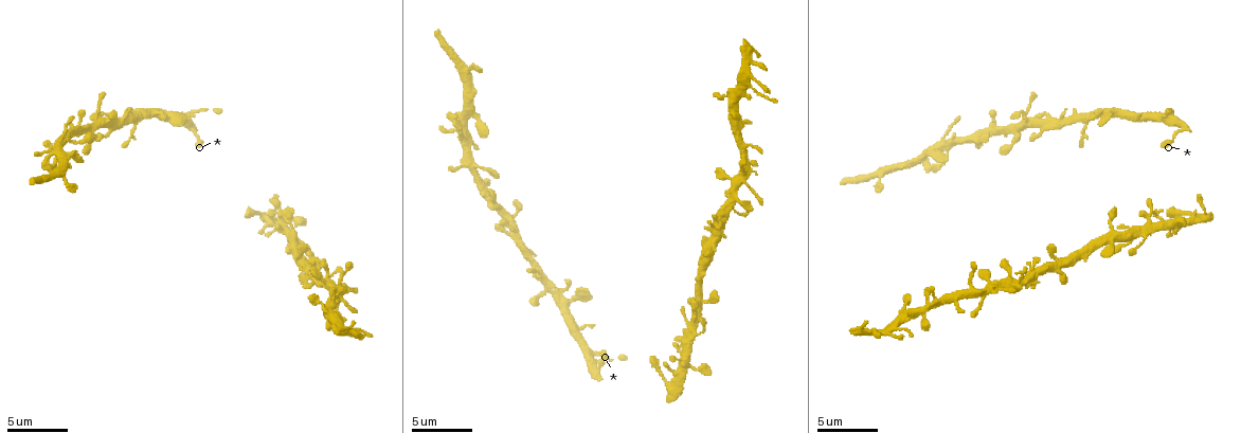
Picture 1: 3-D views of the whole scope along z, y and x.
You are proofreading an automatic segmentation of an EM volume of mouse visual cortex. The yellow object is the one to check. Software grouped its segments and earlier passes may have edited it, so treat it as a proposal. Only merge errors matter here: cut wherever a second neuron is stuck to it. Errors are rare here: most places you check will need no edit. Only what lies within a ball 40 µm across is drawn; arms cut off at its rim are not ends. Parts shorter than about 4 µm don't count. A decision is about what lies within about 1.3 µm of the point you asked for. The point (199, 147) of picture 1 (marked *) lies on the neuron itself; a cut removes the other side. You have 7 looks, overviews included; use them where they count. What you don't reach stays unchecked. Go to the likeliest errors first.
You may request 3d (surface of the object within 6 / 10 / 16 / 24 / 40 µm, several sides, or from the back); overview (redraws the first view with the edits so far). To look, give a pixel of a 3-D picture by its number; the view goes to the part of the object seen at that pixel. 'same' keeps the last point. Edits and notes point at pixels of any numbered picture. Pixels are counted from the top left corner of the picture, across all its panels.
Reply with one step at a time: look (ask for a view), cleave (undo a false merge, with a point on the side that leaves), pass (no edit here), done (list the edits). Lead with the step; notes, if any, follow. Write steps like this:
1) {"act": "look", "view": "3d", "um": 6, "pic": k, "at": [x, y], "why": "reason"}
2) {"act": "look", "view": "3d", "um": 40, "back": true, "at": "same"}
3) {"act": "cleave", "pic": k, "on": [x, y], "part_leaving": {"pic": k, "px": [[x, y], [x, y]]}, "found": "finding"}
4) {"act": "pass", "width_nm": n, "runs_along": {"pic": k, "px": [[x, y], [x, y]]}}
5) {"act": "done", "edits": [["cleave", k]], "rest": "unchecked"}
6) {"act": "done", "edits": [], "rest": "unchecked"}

{"act": "look", "view": "3d", "um": 6, "pic": 1, "at": [306, 266], "why": "calibre changes"}

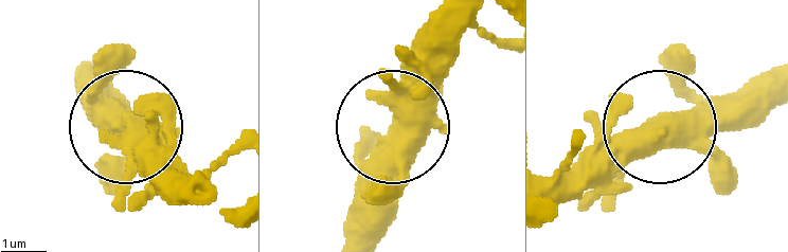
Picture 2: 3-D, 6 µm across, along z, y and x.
{"act": "look", "view": "3d", "um": 6, "back": true, "pic": 2, "at": [135, 129]}

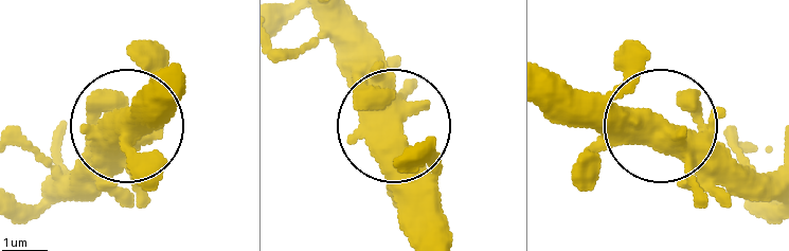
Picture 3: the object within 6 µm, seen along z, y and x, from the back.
{"act": "pass", "found": "continuous, no second neuron"}

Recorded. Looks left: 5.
{"act": "look", "view": "3d", "um": 10, "pic": 1, "at": [737, 174], "why": "a narrow waist"}

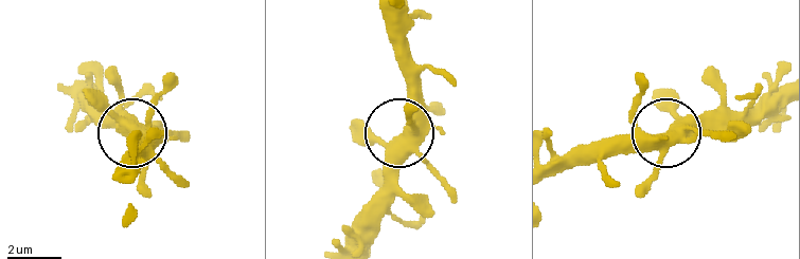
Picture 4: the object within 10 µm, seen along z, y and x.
{"act": "look", "view": "3d", "um": 10, "back": true, "pic": 4, "at": [400, 136]}

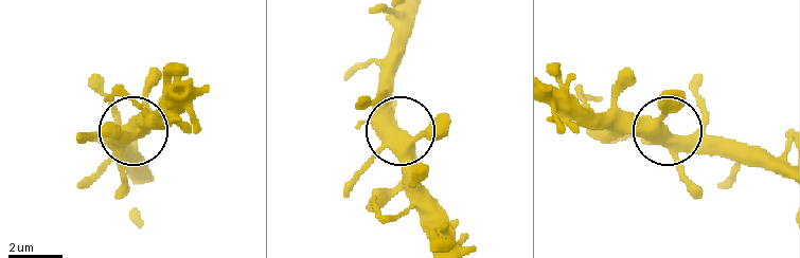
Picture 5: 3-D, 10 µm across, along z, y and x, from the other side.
{"act": "pass", "runs_along": {"pic": 5, "px": [[555, 89], [589, 113], [651, 121], [686, 141], [738, 141]]}, "found": "one neuron here"}

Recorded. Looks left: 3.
{"act": "look", "view": "3d", "um": 16, "pic": 1, "at": [1008, 128], "why": "a narrow waist"}

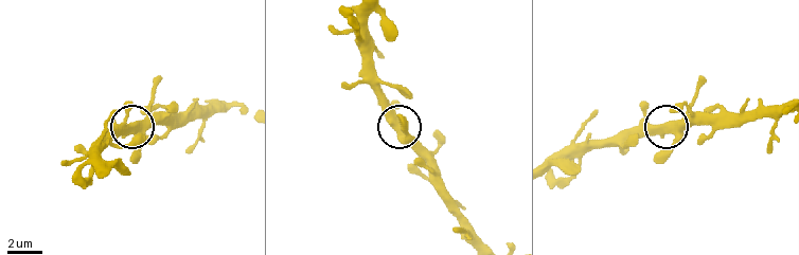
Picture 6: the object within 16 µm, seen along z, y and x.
{"act": "pass", "runs_along": {"pic": 6, "px": [[226, 111], [159, 115], [134, 128], [109, 128]]}, "found": "continuous, no second neuron"}

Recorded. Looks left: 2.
{"act": "done", "edits": [], "rest": "unchecked"}

